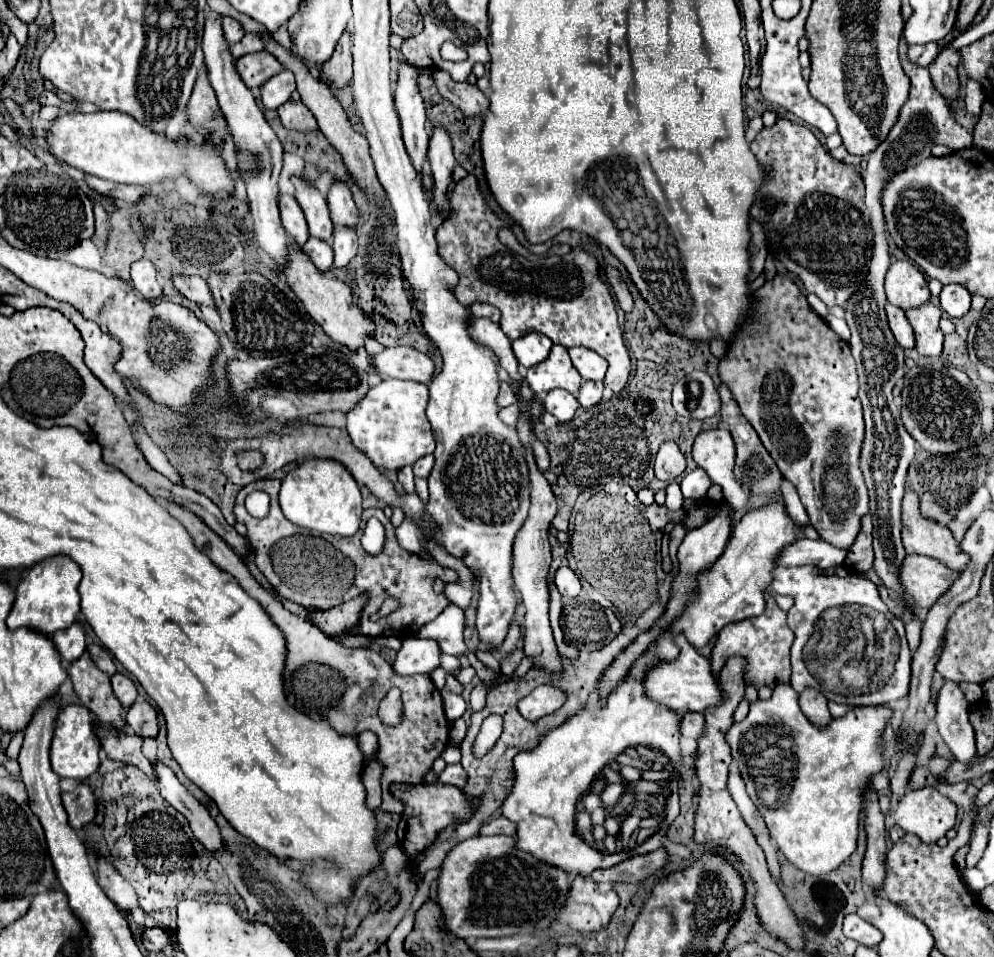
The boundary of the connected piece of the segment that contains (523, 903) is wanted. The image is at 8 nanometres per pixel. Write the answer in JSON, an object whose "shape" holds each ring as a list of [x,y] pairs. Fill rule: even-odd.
{"shape":[[[507,835],[473,837],[449,851],[439,875],[437,901],[445,915],[445,927],[461,939],[509,937],[519,933],[551,929],[561,907],[567,903],[571,875],[549,867],[533,855],[515,847],[517,839]]]}

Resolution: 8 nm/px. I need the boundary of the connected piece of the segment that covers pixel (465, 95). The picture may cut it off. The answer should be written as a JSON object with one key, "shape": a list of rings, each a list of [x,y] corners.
{"shape":[[[433,69],[431,77],[439,89],[439,93],[449,99],[465,117],[475,117],[483,115],[489,109],[487,97],[477,89],[477,85],[471,83],[457,83],[453,81],[445,71]]]}

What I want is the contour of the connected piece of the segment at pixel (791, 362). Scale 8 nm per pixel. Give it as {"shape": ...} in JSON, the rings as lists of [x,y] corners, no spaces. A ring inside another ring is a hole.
{"shape":[[[775,277],[773,281],[765,283],[759,291],[755,291],[753,295],[753,301],[751,301],[751,309],[749,309],[749,315],[747,319],[741,323],[739,331],[735,333],[735,337],[731,339],[729,347],[727,347],[727,353],[719,359],[719,377],[723,383],[727,383],[727,387],[731,389],[741,413],[747,417],[747,421],[753,425],[753,429],[759,433],[759,439],[761,443],[765,445],[765,449],[769,451],[769,455],[773,457],[773,461],[777,463],[779,471],[797,487],[799,491],[799,497],[801,497],[801,503],[805,505],[805,511],[811,519],[811,525],[817,529],[817,533],[821,535],[821,539],[833,543],[835,547],[841,547],[841,549],[849,549],[861,529],[861,517],[869,511],[869,497],[867,497],[867,487],[863,483],[863,475],[861,475],[861,469],[859,469],[859,455],[861,455],[861,441],[865,439],[865,423],[863,423],[863,411],[861,411],[861,401],[857,397],[857,389],[859,389],[859,383],[857,383],[857,371],[855,371],[855,361],[853,361],[853,355],[851,355],[851,349],[849,349],[849,343],[843,341],[837,333],[833,333],[827,323],[811,311],[811,307],[807,305],[807,299],[805,295],[797,289],[797,285],[789,279],[789,277]],[[807,409],[815,409],[815,411],[821,411],[823,417],[821,421],[817,423],[809,423],[805,419],[805,411]]]}

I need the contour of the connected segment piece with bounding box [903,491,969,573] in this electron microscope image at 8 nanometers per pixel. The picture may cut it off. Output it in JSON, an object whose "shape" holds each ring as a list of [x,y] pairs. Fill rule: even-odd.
{"shape":[[[907,491],[903,497],[903,545],[909,555],[917,553],[917,555],[933,557],[957,573],[961,573],[969,563],[969,555],[965,555],[961,551],[955,537],[951,535],[951,531],[945,525],[939,525],[931,519],[925,519],[919,515],[919,497],[913,491]]]}

